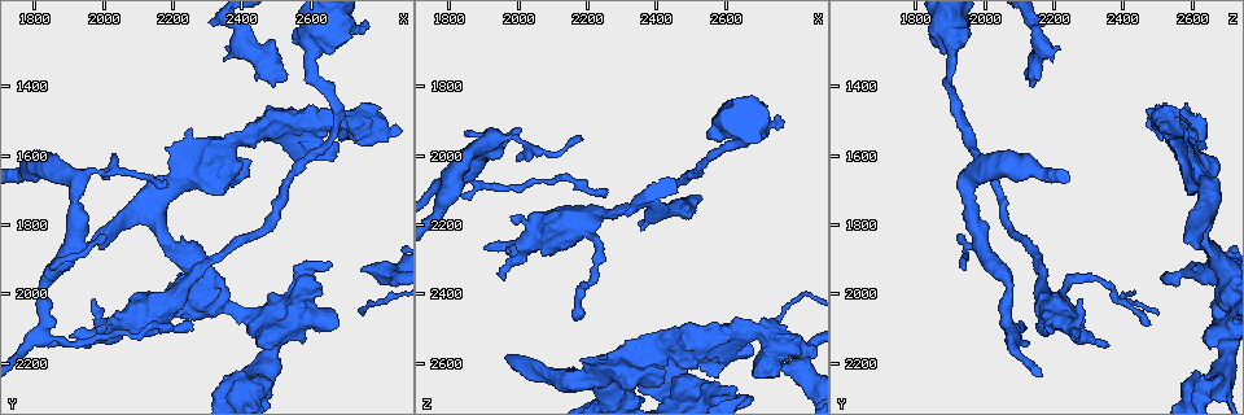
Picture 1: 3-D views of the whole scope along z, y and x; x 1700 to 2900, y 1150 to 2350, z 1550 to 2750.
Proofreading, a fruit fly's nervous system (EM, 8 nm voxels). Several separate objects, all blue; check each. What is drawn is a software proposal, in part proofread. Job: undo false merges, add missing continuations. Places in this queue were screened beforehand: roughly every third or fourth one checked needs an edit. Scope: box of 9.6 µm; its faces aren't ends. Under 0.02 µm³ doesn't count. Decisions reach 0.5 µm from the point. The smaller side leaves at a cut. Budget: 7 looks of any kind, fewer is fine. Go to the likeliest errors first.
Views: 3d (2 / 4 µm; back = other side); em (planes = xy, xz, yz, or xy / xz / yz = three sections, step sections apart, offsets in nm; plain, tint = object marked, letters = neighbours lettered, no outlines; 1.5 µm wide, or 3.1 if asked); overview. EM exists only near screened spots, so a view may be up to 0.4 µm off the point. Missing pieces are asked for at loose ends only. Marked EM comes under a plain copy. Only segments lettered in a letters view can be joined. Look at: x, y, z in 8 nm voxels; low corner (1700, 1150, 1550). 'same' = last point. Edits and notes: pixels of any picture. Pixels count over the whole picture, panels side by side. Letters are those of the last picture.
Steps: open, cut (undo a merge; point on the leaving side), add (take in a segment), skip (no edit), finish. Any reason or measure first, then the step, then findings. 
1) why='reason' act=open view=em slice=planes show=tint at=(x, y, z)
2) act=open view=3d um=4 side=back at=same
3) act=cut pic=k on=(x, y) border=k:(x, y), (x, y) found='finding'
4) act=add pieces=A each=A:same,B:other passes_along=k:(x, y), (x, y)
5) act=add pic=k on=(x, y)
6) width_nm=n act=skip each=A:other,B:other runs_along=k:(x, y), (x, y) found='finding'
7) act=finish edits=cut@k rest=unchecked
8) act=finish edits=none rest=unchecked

why='an open end' act=open view=3d um=2 at=(1960, 1850, 2580)

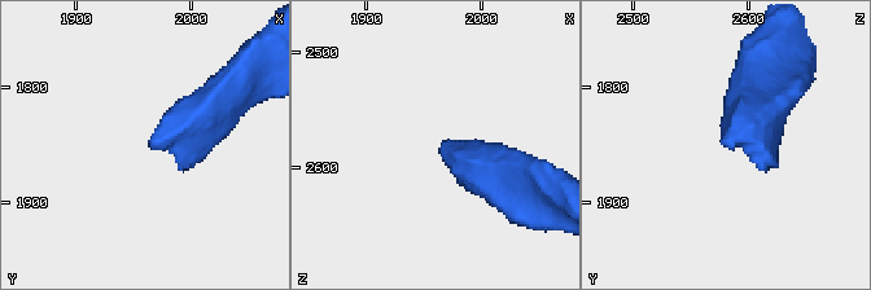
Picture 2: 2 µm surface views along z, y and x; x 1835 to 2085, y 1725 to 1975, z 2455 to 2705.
act=open view=em slice=planes show=letters at=(1960, 1848, 2586)

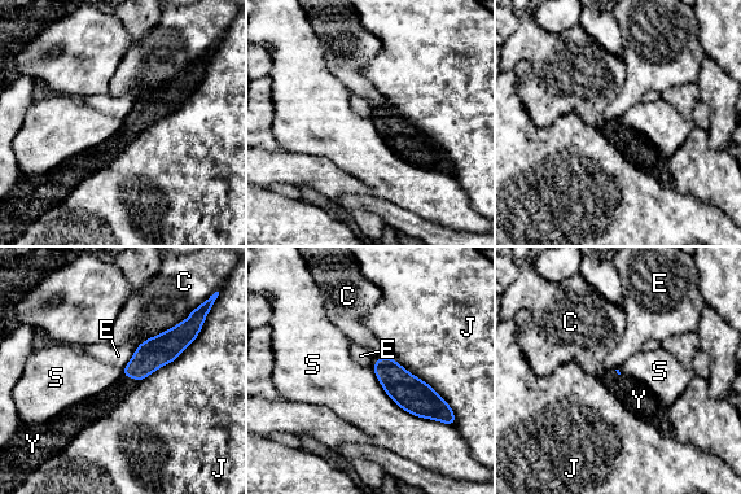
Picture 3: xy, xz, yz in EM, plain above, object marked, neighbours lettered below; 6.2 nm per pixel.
act=add pieces=Y each=C:other,E:other,J:other,S:other,Y:same passes_along=3:(156, 352), (130, 377), (100, 405) found='it goes on there'

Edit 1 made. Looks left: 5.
why='an open end' act=open view=3d um=4 side=back at=(1910, 2120, 2270)

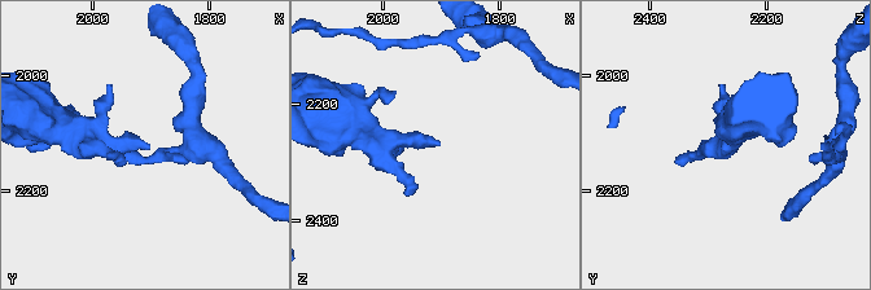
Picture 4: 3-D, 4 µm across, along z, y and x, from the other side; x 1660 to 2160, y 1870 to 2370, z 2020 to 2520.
act=open view=em slice=planes show=tint at=(1905, 2120, 2270)

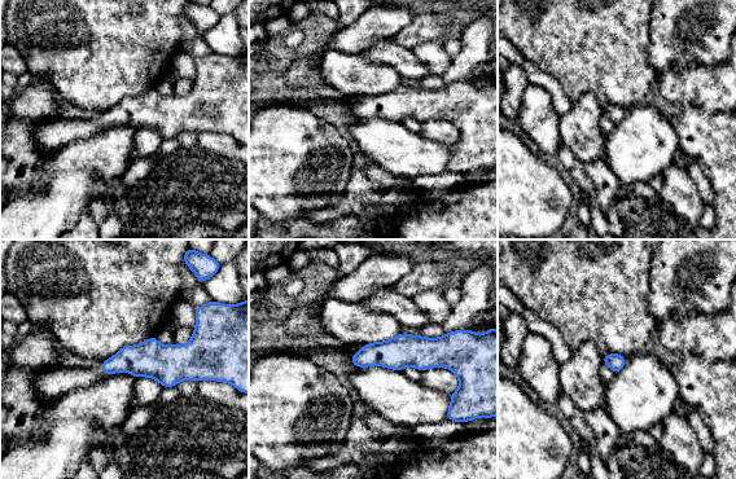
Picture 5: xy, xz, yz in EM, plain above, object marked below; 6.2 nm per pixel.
why='what lies round it' act=open view=em slice=planes show=letters at=same

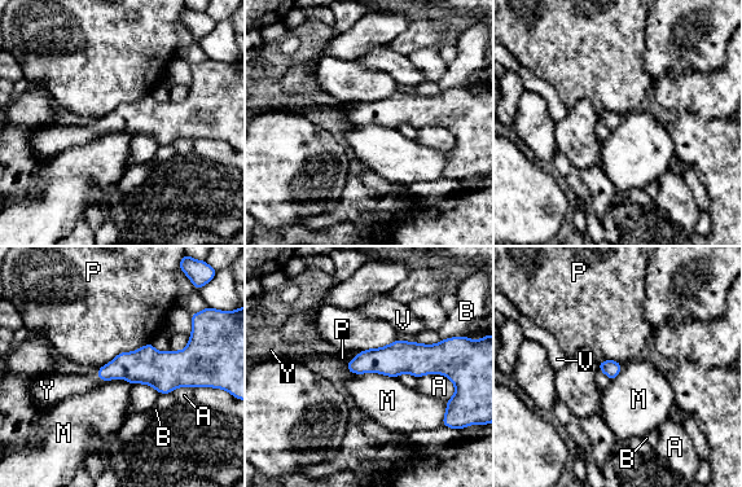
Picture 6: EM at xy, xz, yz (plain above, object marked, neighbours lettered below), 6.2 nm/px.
longest_contact=P:380nm act=add pieces=Y each=A:other,B:other,M:other,P:other,V:other,Y:same found='the neuron continues'

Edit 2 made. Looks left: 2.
why='see it whole again' act=open view=overview

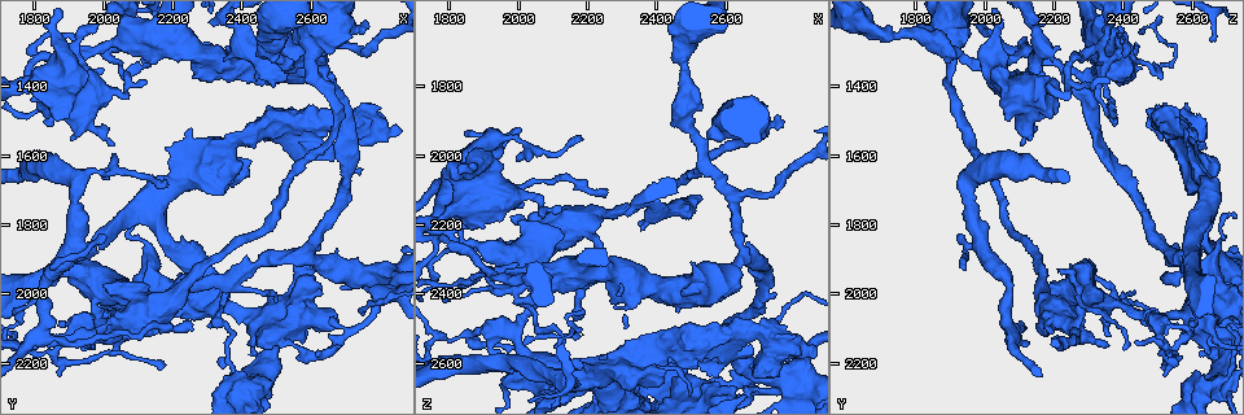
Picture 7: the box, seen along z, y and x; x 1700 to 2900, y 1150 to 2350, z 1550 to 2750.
why='thick end' act=open view=em slice=planes show=letters at=(2530, 1390, 2130)

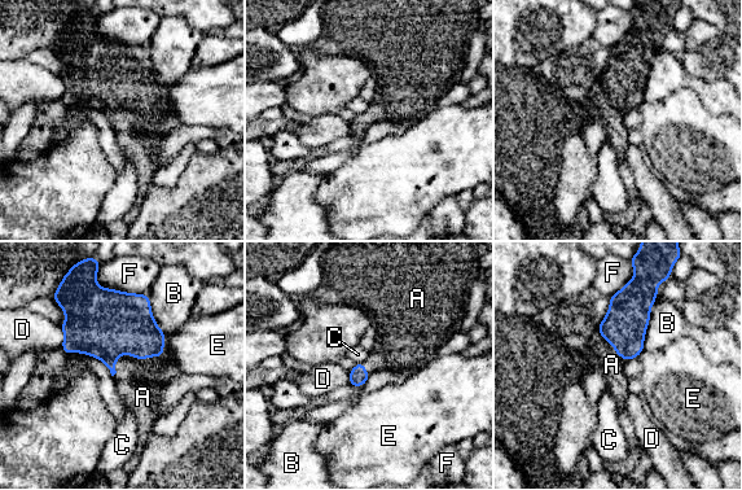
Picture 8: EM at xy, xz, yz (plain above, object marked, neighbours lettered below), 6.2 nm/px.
act=add pieces=A each=A:same,B:other,C:other,D:other,E:other,F:other passes_along=8:(105, 323), (131, 354), (131, 379) found='it goes on there'

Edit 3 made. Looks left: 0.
act=finish edits=add@3,add@6,add@8 rest=unchecked

